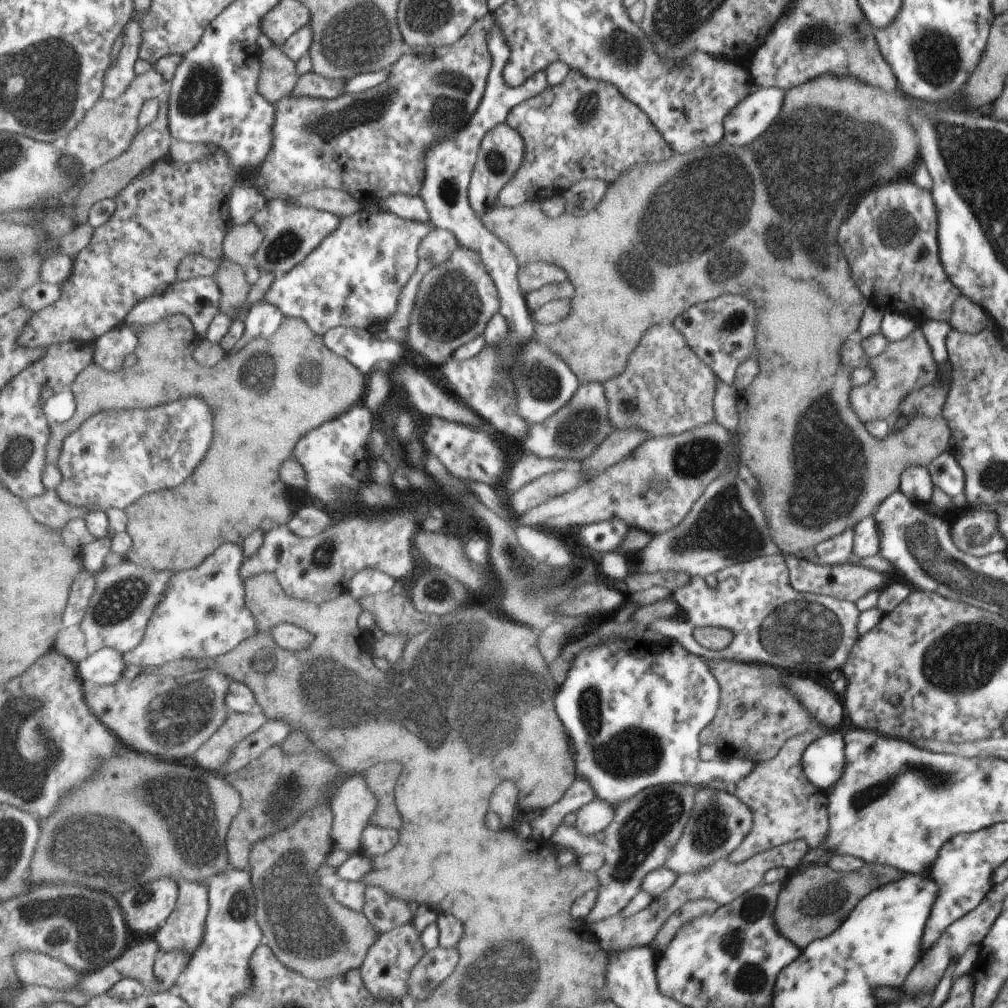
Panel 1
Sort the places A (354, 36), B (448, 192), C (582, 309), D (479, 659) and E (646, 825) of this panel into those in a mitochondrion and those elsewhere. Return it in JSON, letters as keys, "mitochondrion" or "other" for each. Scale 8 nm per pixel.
{"A":"mitochondrion","B":"other","C":"other","D":"mitochondrion","E":"mitochondrion"}

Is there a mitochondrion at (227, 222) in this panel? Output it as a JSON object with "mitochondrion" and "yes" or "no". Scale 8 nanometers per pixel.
{"mitochondrion":"no"}

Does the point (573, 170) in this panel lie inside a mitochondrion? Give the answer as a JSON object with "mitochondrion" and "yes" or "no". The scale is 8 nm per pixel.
{"mitochondrion":"no"}

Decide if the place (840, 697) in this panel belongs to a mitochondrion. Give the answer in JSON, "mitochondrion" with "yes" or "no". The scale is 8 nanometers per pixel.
{"mitochondrion":"no"}

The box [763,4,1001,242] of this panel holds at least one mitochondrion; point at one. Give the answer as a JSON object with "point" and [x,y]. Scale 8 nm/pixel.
{"point":[936,55]}

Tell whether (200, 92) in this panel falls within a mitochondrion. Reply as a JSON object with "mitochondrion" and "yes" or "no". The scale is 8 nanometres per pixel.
{"mitochondrion":"yes"}

